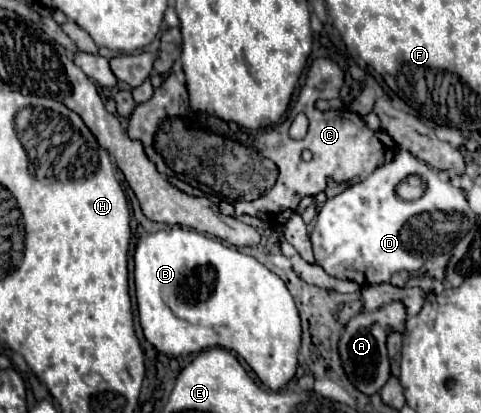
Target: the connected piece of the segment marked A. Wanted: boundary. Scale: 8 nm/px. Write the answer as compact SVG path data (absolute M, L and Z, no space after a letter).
M399 301L383 305L375 313L363 311L355 315L353 319L349 319L339 339L339 357L341 357L343 371L355 389L371 397L387 383L391 373L389 373L389 357L385 349L385 339L391 331L403 331L403 329L405 329L405 307Z

